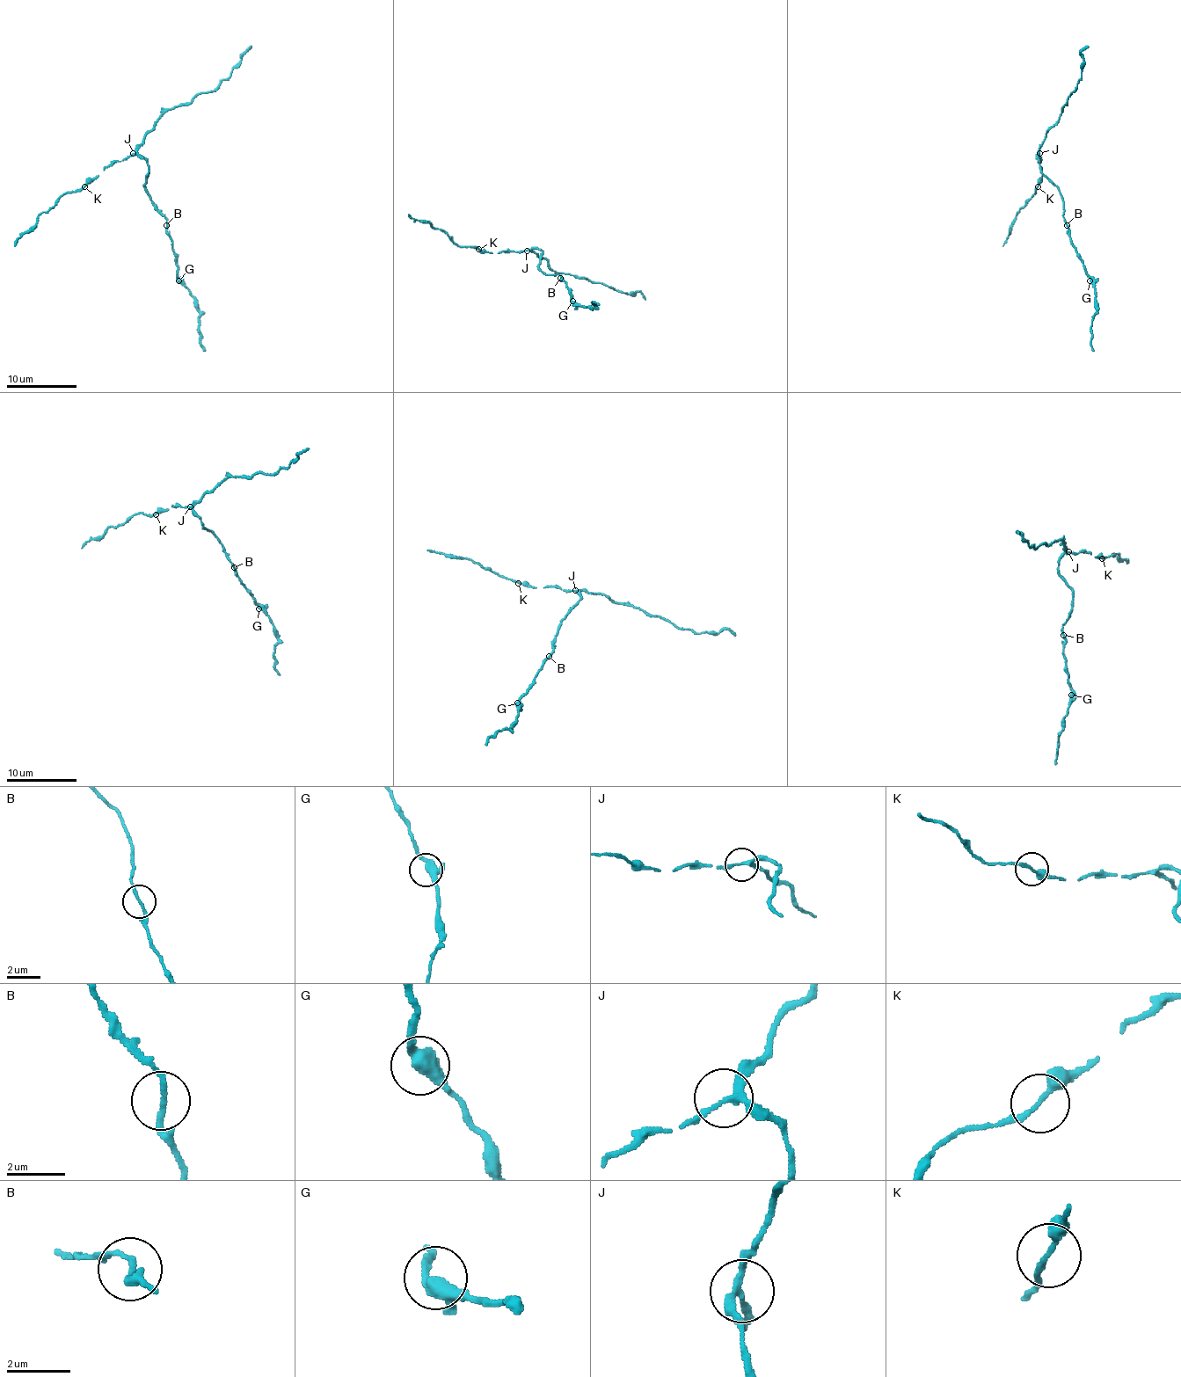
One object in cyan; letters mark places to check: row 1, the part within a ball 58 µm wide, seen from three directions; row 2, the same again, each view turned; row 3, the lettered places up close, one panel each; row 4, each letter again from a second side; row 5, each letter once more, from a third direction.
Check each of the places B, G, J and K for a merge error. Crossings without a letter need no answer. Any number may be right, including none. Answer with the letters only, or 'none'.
none

